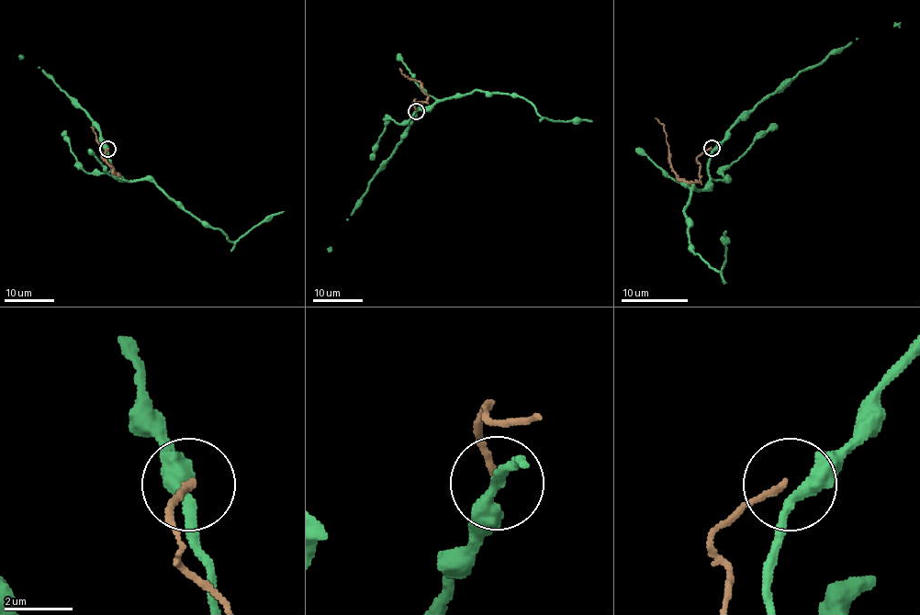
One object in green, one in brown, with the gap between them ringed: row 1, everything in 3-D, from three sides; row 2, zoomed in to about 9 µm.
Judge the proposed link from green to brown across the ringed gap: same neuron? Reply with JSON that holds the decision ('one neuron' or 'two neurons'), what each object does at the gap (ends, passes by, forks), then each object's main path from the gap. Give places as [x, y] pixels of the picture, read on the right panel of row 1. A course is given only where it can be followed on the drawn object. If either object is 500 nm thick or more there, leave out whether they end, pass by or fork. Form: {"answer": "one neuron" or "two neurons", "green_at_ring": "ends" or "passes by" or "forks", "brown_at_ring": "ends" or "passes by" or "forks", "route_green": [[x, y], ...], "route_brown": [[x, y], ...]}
{"answer": "two neurons", "green_at_ring": "passes by", "brown_at_ring": "ends", "route_green": [[713, 149], [710, 180], [700, 190], [693, 189], [685, 216], [690, 247], [716, 271], [724, 263], [726, 230]], "route_brown": [[712, 147], [696, 159], [700, 163], [698, 180], [679, 179], [669, 162], [667, 132], [655, 118]]}

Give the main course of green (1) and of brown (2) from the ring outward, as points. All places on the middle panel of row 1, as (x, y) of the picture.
1: (415, 112), (438, 102), (483, 90), (516, 95), (526, 99), (539, 114), (553, 120), (591, 121)
2: (415, 110), (414, 99), (415, 102), (426, 100), (428, 96), (422, 86), (405, 76), (398, 68)

